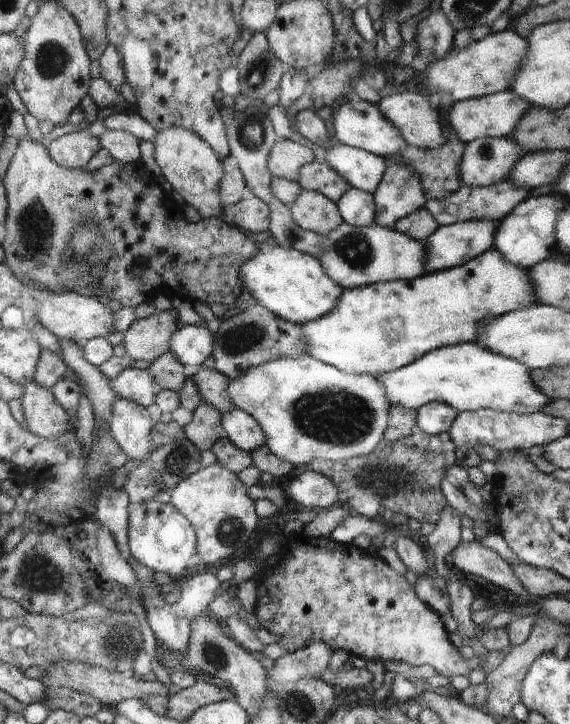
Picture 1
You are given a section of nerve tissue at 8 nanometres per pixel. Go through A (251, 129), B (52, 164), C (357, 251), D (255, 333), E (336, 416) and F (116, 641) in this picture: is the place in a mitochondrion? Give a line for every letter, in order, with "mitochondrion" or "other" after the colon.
A: mitochondrion
B: other
C: mitochondrion
D: mitochondrion
E: mitochondrion
F: mitochondrion

